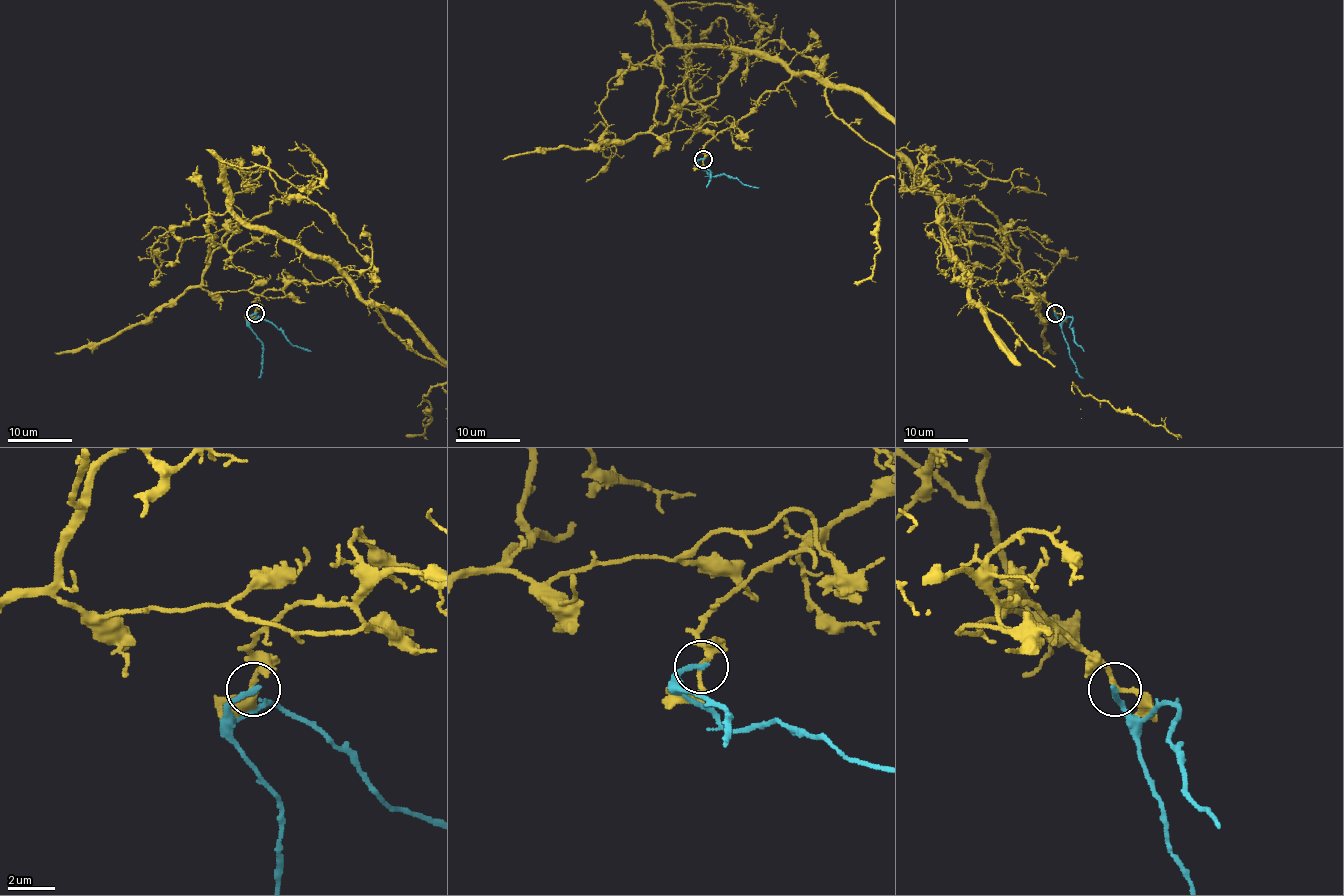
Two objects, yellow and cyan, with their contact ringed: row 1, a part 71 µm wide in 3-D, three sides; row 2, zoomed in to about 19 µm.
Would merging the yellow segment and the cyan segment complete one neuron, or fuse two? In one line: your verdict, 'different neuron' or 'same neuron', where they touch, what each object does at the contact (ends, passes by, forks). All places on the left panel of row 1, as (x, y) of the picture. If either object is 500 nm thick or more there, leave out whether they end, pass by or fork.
different neuron | (255, 313) | yellow passes by | cyan ends

